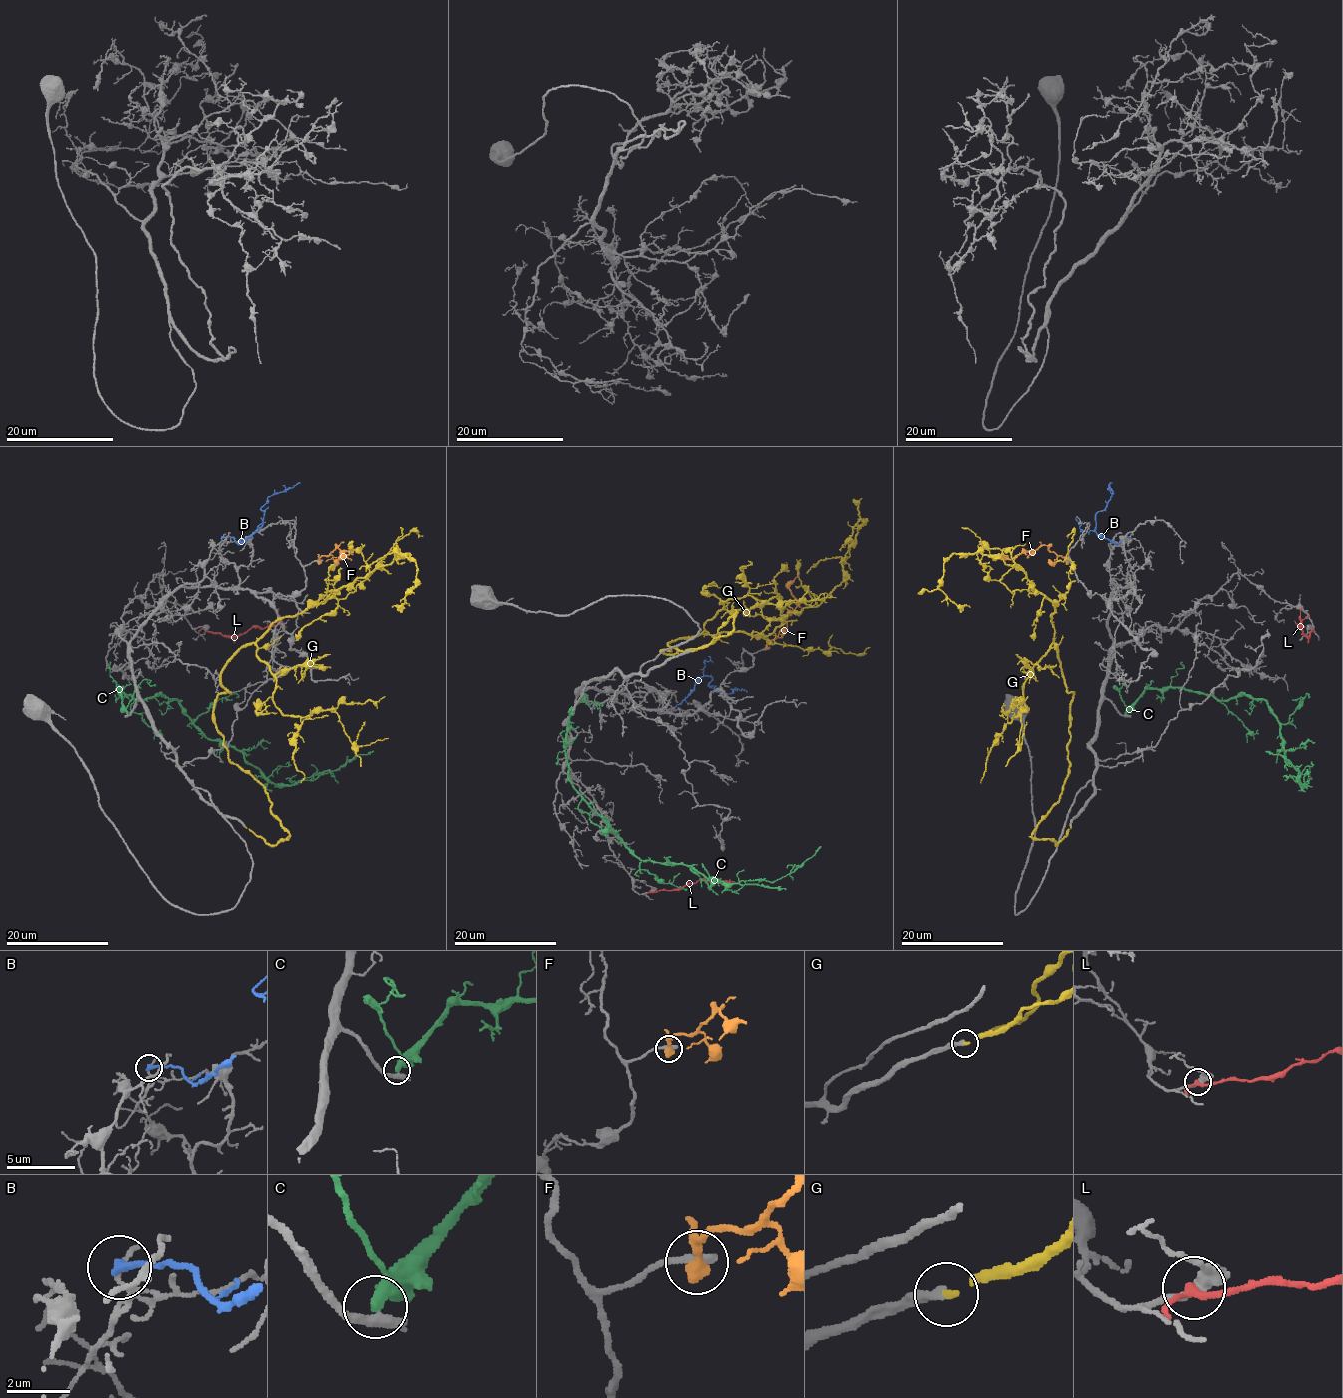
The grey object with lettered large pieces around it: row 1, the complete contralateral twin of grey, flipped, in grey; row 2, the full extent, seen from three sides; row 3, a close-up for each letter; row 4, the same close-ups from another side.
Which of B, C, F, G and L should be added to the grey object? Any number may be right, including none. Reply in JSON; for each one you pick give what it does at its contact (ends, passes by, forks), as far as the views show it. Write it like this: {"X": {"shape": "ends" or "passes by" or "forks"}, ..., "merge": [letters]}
{"G": {"shape": "ends"}, "merge": ["G"]}

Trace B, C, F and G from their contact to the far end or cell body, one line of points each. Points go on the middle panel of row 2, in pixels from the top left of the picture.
B: (669, 709), (680, 704), (703, 676), (711, 676), (709, 686), (717, 691), (729, 694), (738, 689), (747, 691)
C: (575, 706), (567, 727), (569, 781), (636, 857), (685, 864), (724, 883), (774, 881), (793, 872), (821, 846)
F: (766, 648), (769, 642), (787, 626), (785, 619), (796, 607), (789, 583), (799, 573)
G: (692, 651), (736, 612), (714, 642), (660, 651), (766, 635), (815, 607), (843, 581), (861, 519), (839, 550)

